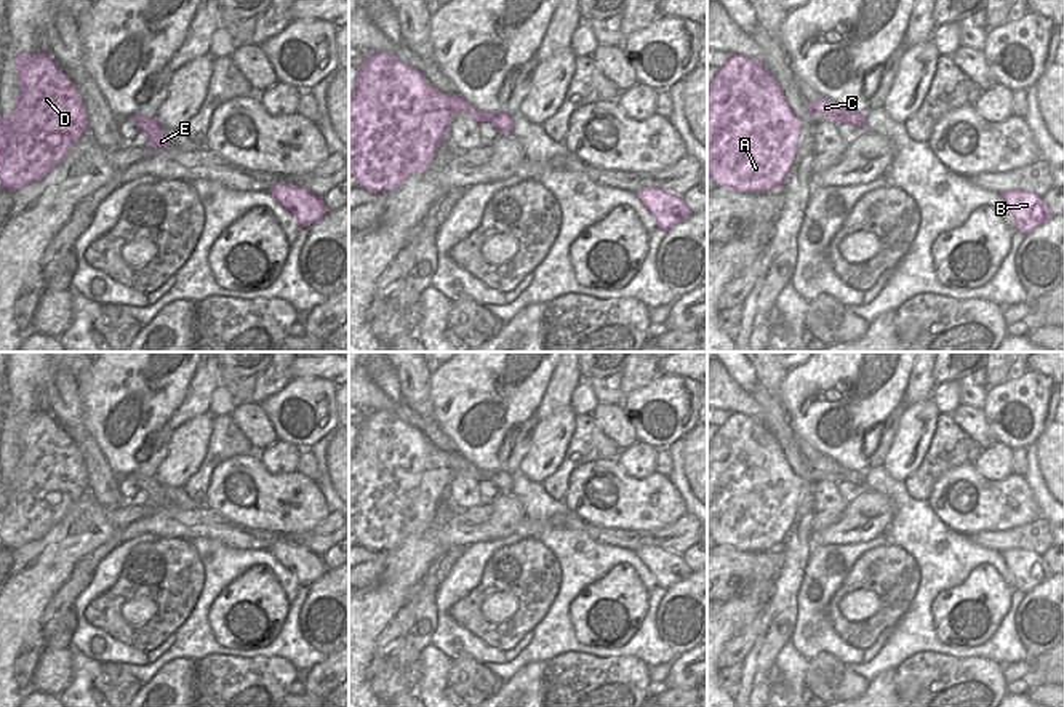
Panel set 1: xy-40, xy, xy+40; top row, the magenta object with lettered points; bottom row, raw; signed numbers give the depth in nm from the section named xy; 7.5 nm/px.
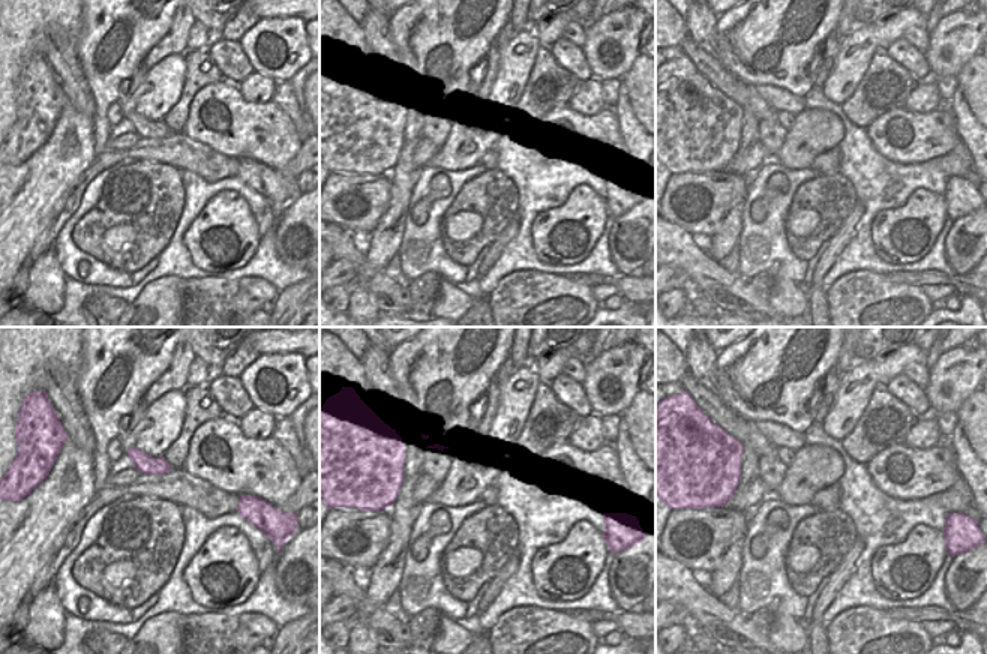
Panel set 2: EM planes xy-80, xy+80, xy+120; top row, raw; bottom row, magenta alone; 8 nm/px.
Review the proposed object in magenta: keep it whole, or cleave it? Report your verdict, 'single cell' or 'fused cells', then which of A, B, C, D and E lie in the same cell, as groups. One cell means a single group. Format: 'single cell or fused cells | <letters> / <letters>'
single cell | A B C D E

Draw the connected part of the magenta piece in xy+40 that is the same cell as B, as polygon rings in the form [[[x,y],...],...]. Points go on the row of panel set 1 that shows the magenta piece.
[[[1010,190],[1002,194],[1008,211],[1014,218],[1014,230],[1027,235],[1053,218],[1053,211],[1037,194]]]

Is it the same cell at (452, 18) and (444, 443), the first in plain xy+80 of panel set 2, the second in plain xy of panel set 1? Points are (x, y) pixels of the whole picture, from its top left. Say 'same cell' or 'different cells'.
different cells

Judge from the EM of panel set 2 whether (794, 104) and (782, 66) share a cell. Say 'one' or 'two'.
two

